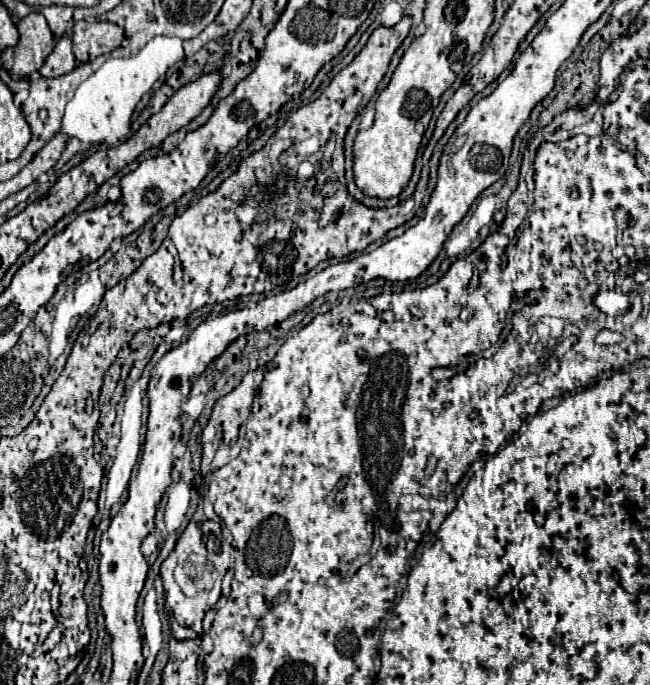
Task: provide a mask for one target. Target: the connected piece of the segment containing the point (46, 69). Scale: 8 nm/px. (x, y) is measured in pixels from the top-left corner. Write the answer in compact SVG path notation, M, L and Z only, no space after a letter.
M59 38L55 50L49 54L45 64L41 66L41 76L45 78L57 78L63 74L69 74L75 68L75 56L71 50L71 38Z

